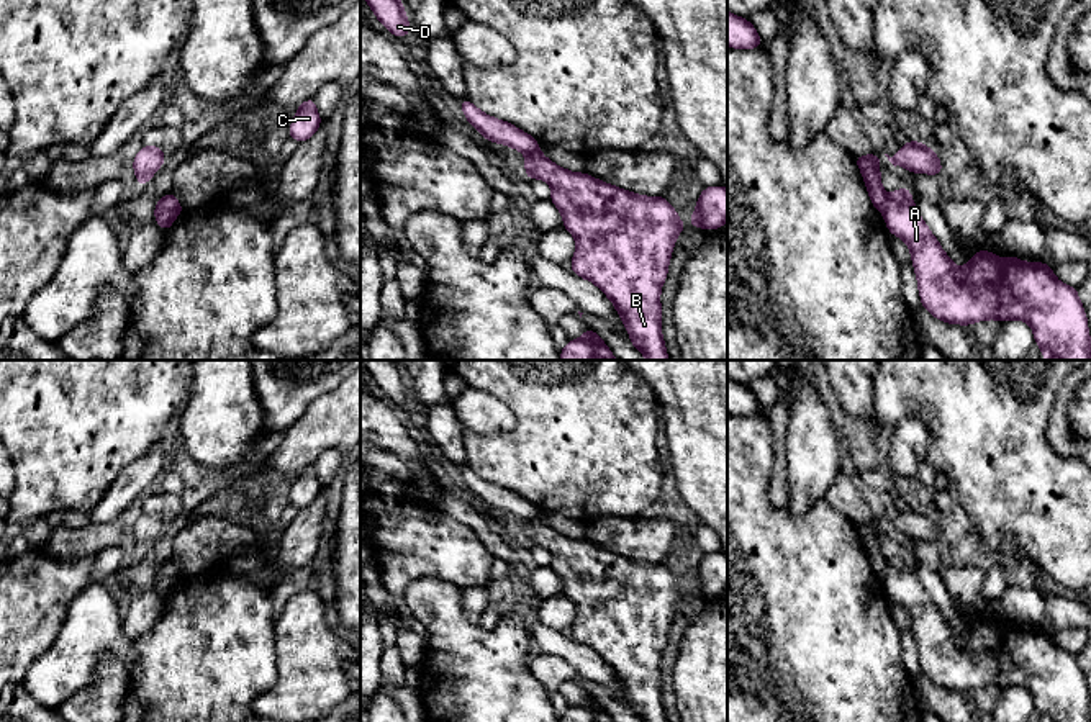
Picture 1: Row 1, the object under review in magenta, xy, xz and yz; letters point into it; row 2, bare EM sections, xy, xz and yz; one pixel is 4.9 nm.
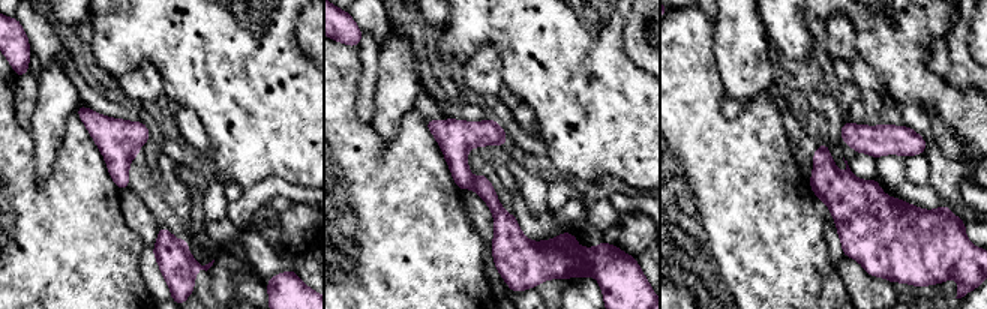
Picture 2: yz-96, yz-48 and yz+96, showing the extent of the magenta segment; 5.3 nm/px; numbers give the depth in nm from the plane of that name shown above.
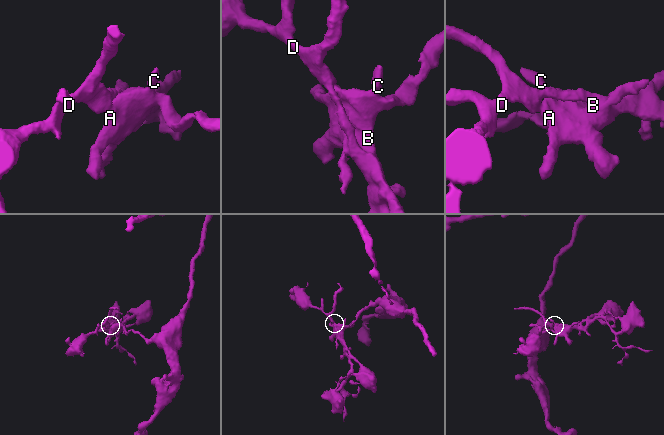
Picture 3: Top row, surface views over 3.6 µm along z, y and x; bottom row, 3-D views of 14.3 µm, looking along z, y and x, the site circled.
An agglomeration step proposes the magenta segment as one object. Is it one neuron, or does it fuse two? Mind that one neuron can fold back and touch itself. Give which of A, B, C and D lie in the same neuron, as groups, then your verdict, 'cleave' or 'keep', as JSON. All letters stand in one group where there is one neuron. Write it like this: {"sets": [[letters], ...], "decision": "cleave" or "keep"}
{"sets": [["A", "B", "C"], ["D"]], "decision": "cleave"}

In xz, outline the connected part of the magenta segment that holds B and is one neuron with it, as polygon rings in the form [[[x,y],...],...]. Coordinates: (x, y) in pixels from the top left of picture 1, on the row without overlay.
[[[539,516],[524,527],[526,545],[550,552],[550,568],[564,584],[565,594],[577,607],[570,637],[593,648],[614,671],[631,711],[644,722],[668,722],[662,704],[660,658],[668,640],[675,606],[686,594],[668,566],[644,563],[586,539],[575,540],[549,527]]]

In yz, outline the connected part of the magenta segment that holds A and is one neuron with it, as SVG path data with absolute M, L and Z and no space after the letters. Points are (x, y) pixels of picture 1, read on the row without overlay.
M909 553L888 562L883 584L890 601L908 611L922 675L934 684L962 693L986 686L1001 689L1021 686L1032 694L1043 722L1091 722L1088 684L1078 655L1062 650L1052 632L1022 629L1011 620L1001 627L996 620L978 614L976 624L967 625L967 632L958 635L917 580Z

